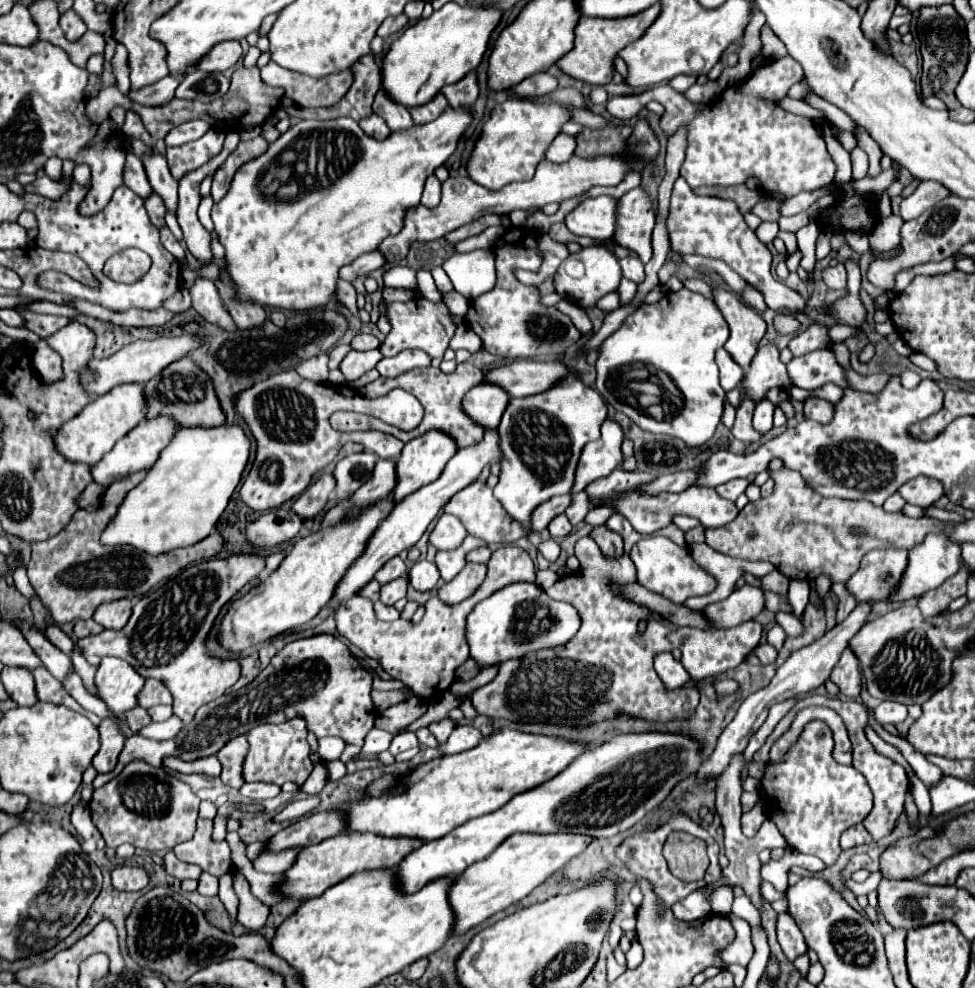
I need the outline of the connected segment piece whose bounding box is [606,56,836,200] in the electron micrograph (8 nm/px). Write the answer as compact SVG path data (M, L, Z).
M784 56L766 60L744 84L728 86L710 106L694 104L684 94L662 84L640 94L614 96L606 102L606 108L614 118L626 120L637 116L648 102L660 102L664 106L660 126L666 138L674 136L680 126L686 128L688 148L680 176L692 190L700 186L738 186L748 178L758 178L764 196L778 194L782 200L788 200L800 192L814 192L832 184L836 174L834 160L826 150L824 138L814 128L814 122L778 106L788 90L802 78L804 74L798 62Z

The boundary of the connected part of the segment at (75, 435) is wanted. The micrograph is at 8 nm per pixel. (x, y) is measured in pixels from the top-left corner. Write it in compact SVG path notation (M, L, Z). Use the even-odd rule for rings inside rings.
M122 384L110 390L108 394L92 398L78 416L68 420L56 434L56 446L68 460L92 466L98 460L102 460L102 456L110 452L114 444L122 436L126 436L134 426L138 426L144 418L146 418L144 386Z

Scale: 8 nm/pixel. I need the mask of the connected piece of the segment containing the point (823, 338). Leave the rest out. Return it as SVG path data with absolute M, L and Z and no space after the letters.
M812 322L804 332L800 332L790 340L788 348L792 350L794 356L804 356L814 350L832 350L834 342L828 336L828 326Z

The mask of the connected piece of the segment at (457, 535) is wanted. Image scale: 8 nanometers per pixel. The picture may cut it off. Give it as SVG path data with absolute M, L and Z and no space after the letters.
M442 514L430 534L430 544L436 550L456 550L466 536L468 532L456 516Z

